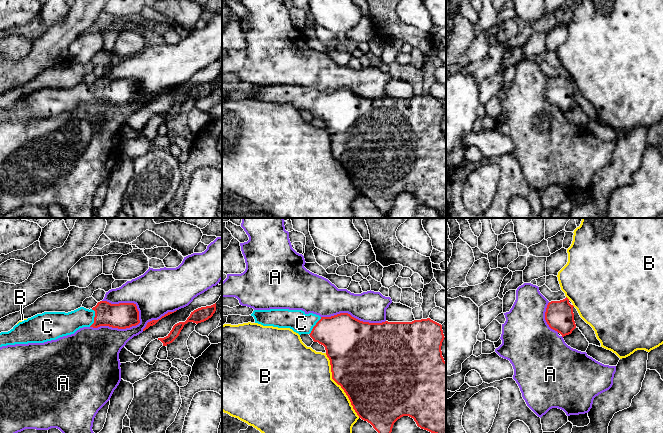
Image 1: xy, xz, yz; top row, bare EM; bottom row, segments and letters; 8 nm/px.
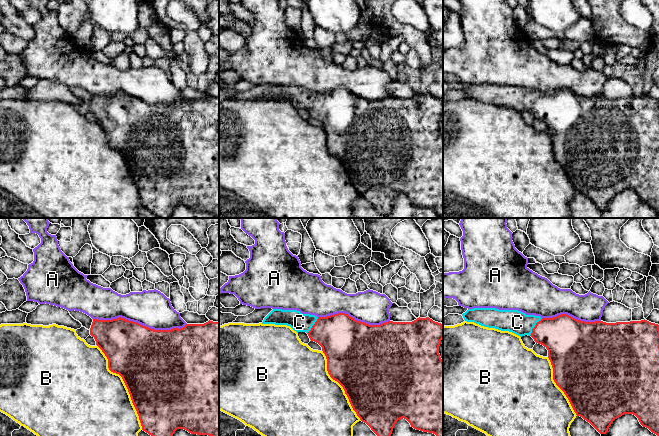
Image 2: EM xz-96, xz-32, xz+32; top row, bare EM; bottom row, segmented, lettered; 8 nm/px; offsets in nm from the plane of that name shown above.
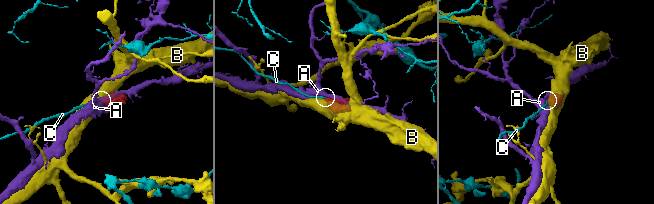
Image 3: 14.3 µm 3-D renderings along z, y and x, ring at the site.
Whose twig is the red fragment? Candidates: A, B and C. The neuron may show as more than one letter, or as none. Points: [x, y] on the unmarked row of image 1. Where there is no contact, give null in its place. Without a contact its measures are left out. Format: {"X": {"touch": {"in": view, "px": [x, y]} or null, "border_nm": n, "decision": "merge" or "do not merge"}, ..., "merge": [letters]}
{"A": {"touch": {"in": "xy", "px": [120, 104]}, "border_nm": 420, "decision": "do not merge"}, "B": {"touch": {"in": "xz", "px": [339, 160]}, "border_nm": 600, "decision": "do not merge"}, "C": {"touch": {"in": "xy", "px": [94, 94]}, "border_nm": 150, "decision": "merge"}, "merge": ["C"]}

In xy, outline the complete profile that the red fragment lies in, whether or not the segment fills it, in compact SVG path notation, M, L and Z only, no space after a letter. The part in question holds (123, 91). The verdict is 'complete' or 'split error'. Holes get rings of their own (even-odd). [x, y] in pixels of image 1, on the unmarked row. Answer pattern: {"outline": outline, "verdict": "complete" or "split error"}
{"outline": "M100 77L92 85L44 88L19 98L8 108L0 109L0 123L15 120L44 119L74 110L83 103L109 102L126 105L140 99L134 79L111 80Z", "verdict": "split error"}

